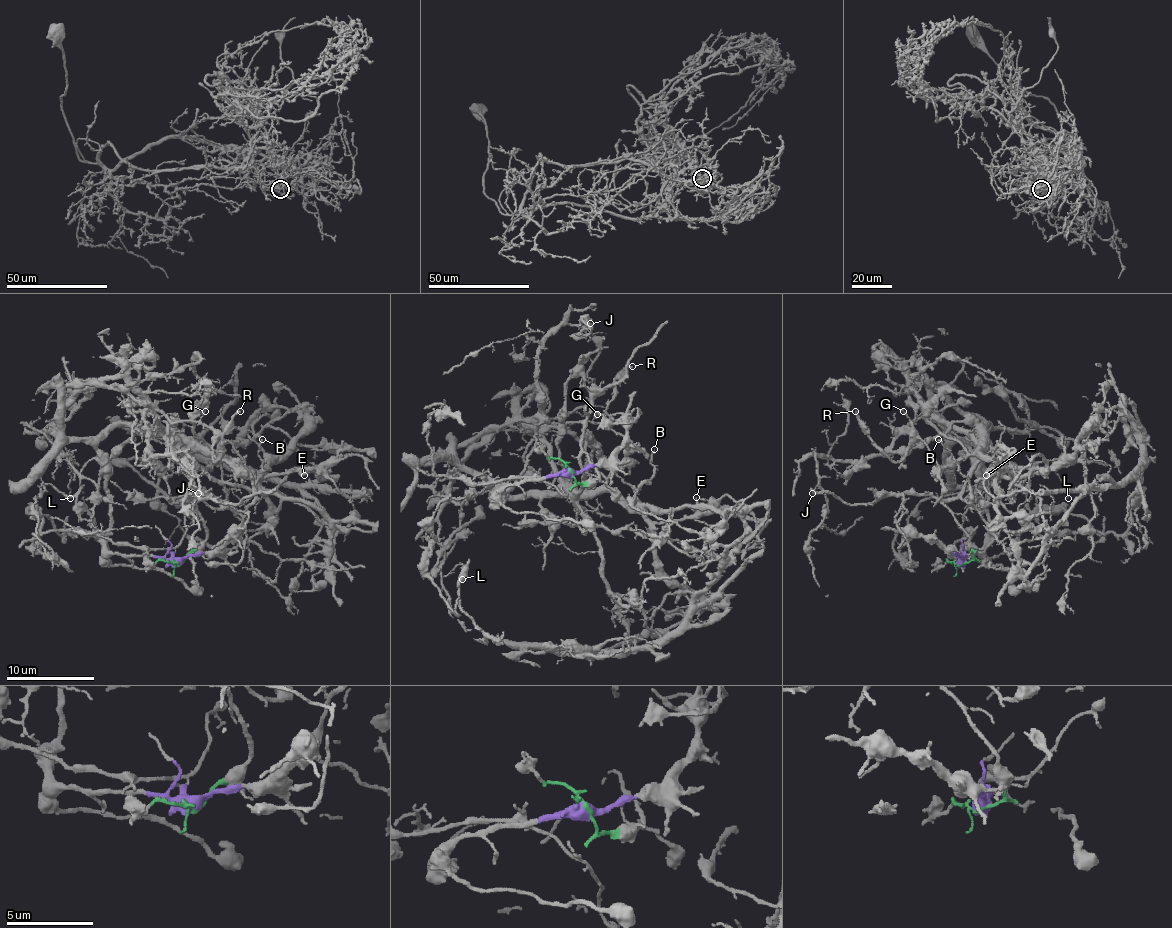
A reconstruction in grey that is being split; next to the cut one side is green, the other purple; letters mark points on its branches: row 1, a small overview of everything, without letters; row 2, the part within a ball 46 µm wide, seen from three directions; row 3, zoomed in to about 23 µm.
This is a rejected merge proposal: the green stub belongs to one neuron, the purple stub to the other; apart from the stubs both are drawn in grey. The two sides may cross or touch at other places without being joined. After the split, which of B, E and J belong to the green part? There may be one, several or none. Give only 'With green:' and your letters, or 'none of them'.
With green: J

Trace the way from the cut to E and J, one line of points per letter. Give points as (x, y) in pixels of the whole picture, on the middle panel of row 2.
E: (571, 470), (509, 483), (503, 503), (489, 481), (509, 497), (615, 492), (650, 521), (688, 519), (696, 497)
J: (571, 470), (578, 483), (597, 479), (584, 453), (578, 490), (542, 439), (538, 347), (562, 325), (591, 323)

